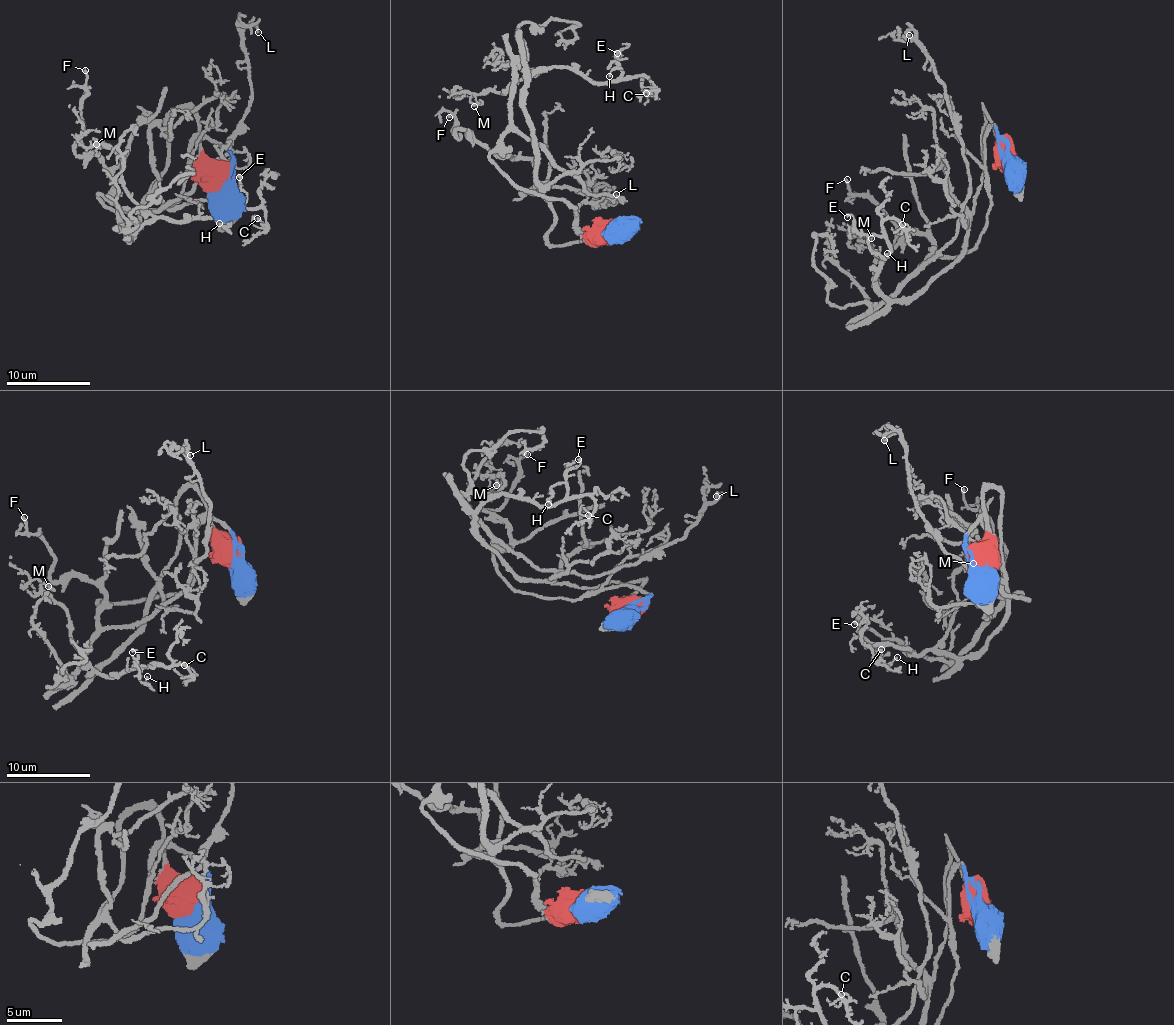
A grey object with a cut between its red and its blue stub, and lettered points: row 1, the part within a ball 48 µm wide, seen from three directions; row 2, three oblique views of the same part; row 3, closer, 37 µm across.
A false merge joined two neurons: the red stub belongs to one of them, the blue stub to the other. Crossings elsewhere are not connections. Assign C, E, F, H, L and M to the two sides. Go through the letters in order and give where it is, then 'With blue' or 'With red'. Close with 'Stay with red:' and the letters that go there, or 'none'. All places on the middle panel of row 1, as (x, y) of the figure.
C: Place: (646, 93). With red
E: Place: (617, 53). With red
F: Place: (449, 117). With blue
H: Place: (609, 76). With red
L: Place: (616, 194). With blue
M: Place: (474, 106). With red
Stay with red: C, E, H, M

